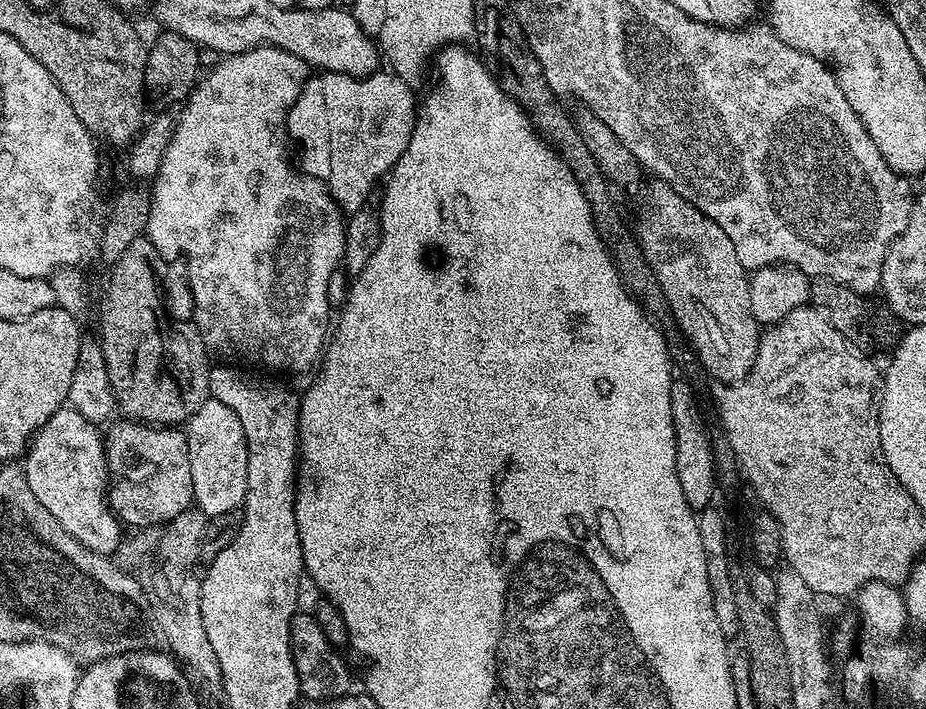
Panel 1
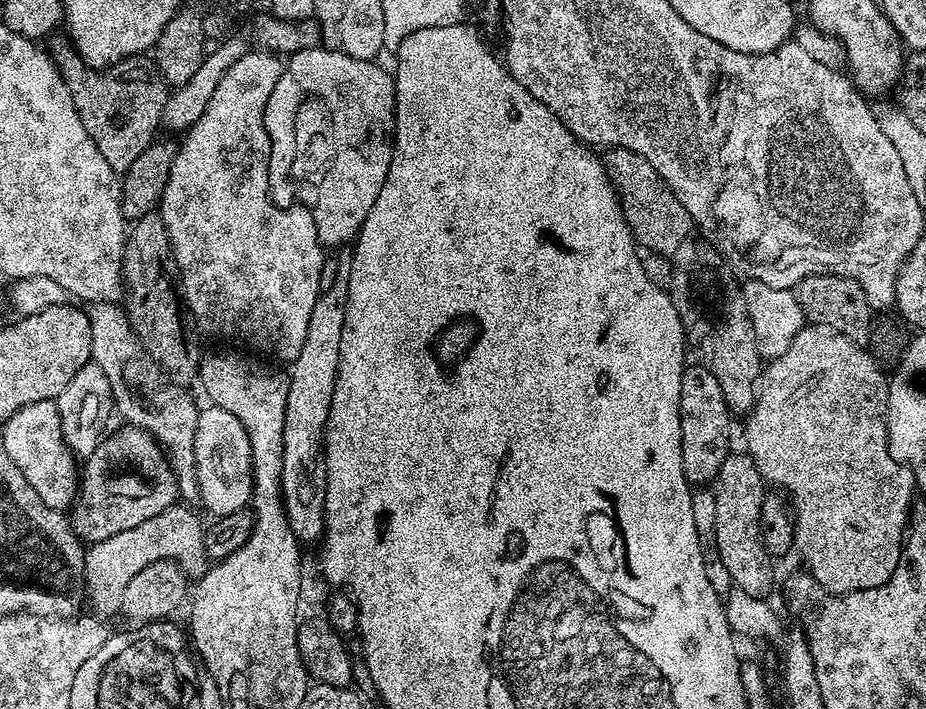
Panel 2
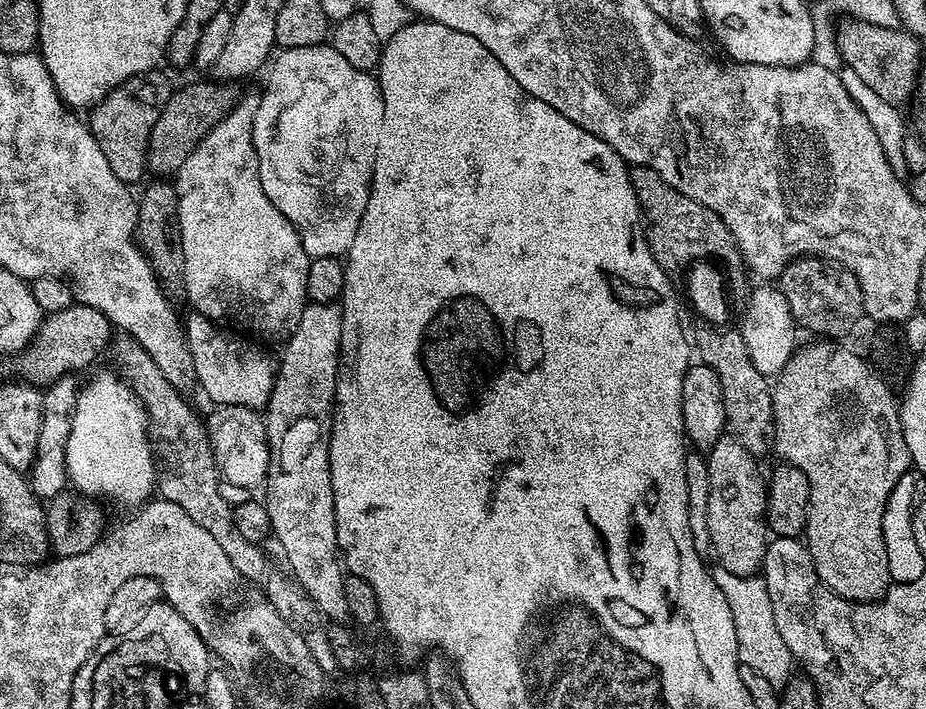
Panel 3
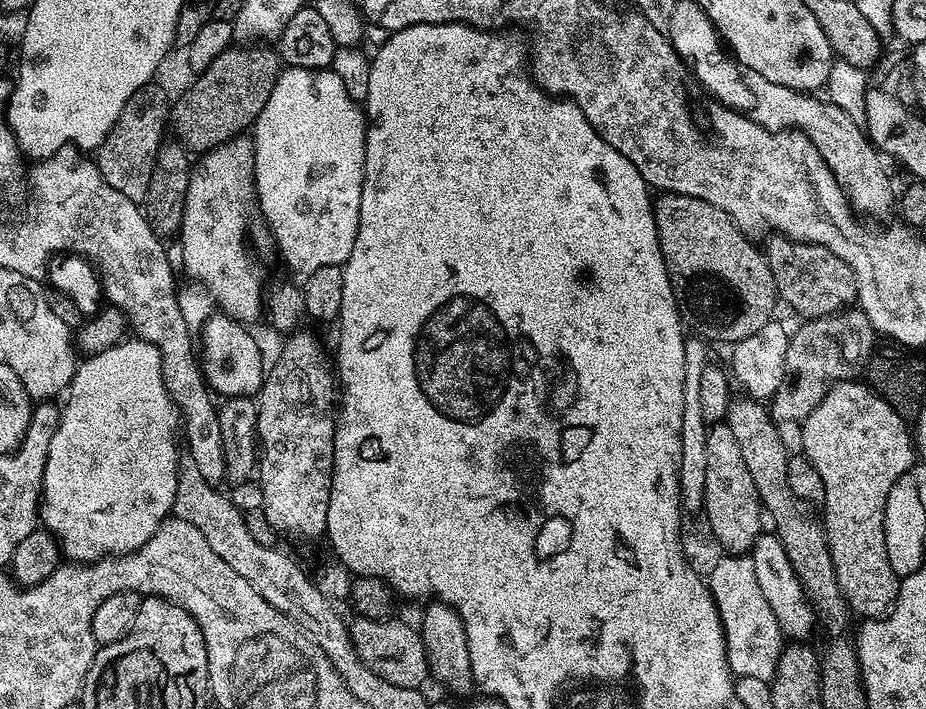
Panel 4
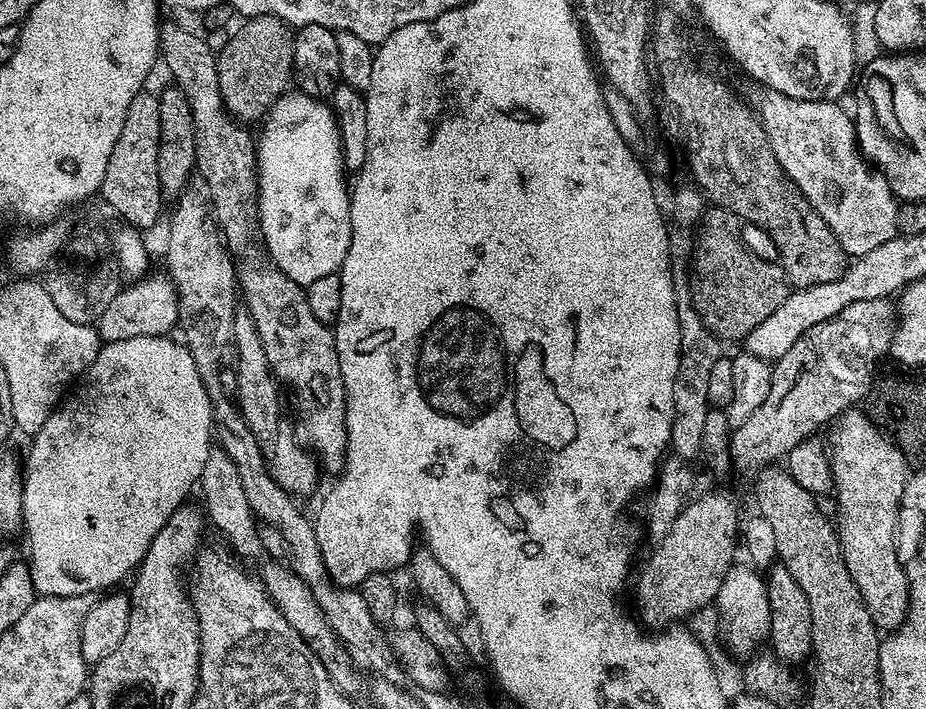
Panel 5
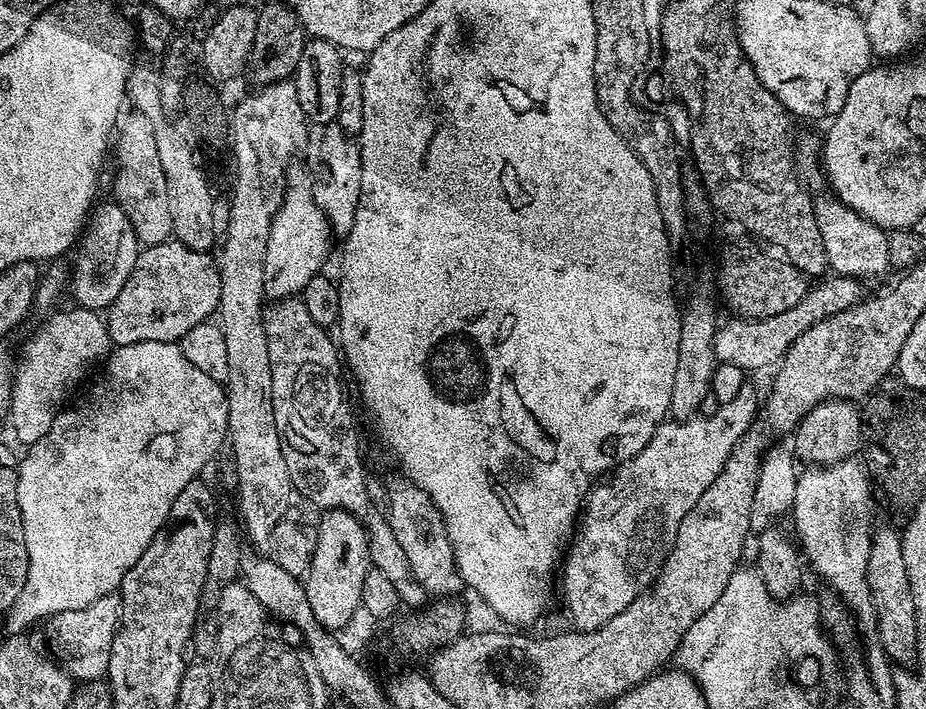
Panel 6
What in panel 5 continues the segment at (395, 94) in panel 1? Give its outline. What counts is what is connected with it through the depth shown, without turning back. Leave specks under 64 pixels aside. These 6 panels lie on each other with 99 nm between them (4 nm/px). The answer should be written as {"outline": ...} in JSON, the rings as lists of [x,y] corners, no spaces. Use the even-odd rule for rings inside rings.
{"outline":[[[292,90],[287,93],[284,93],[279,99],[276,100],[275,104],[272,105],[269,109],[268,115],[265,117],[265,120],[262,124],[263,130],[261,136],[258,136],[257,141],[257,204],[259,206],[259,216],[260,216],[260,235],[262,239],[262,243],[265,247],[265,251],[268,253],[268,256],[271,258],[272,263],[276,268],[282,270],[284,274],[288,278],[290,278],[294,282],[298,282],[300,287],[306,288],[310,284],[310,282],[314,282],[315,279],[324,278],[330,273],[337,273],[341,265],[344,264],[344,260],[346,258],[346,254],[349,252],[350,246],[350,238],[352,237],[352,227],[350,226],[350,206],[349,206],[349,198],[351,196],[348,182],[345,182],[344,176],[346,177],[343,161],[341,156],[341,144],[340,144],[340,134],[338,132],[337,119],[335,117],[335,111],[321,99],[318,99],[315,96],[308,96],[299,90]]]}

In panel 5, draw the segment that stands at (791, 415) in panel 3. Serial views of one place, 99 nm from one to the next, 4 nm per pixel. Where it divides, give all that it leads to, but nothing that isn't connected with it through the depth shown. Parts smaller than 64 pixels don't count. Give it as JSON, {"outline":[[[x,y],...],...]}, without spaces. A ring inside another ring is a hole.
{"outline":[[[860,410],[844,412],[830,428],[832,431],[832,444],[830,440],[832,483],[834,497],[836,496],[837,502],[840,503],[838,539],[842,545],[846,570],[850,578],[854,578],[854,586],[858,586],[864,605],[870,610],[877,629],[895,630],[908,617],[908,574],[905,565],[900,562],[896,553],[896,527],[899,510],[906,500],[906,489],[910,479],[910,467],[908,468],[910,460],[901,452],[897,444],[877,427],[871,415],[863,416],[862,413],[856,411]]]}

